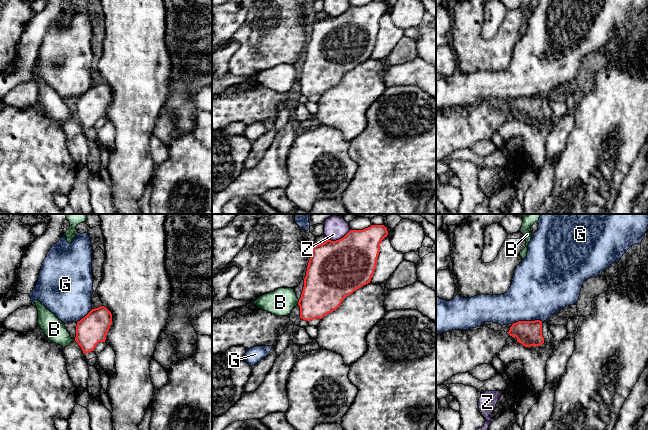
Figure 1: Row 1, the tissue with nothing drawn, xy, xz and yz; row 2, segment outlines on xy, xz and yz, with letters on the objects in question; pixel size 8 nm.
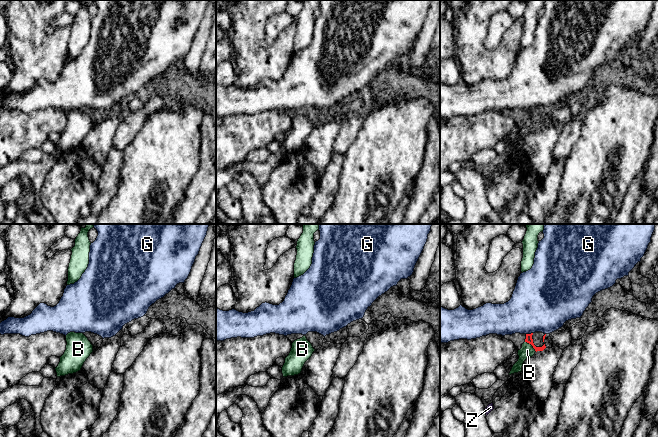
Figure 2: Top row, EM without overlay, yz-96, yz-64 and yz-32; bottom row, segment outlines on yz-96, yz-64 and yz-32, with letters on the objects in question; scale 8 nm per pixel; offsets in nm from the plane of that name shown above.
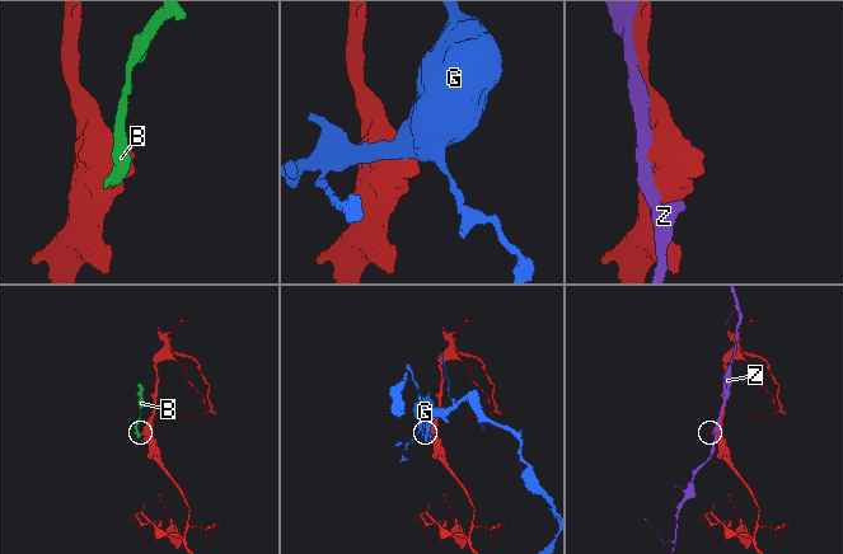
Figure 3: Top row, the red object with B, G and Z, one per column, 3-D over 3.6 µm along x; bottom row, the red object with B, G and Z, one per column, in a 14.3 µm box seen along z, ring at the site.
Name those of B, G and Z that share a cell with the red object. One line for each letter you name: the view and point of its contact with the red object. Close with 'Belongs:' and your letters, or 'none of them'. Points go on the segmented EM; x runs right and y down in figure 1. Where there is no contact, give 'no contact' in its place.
Belongs: none of them

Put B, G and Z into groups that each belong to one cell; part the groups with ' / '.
B / G / Z

